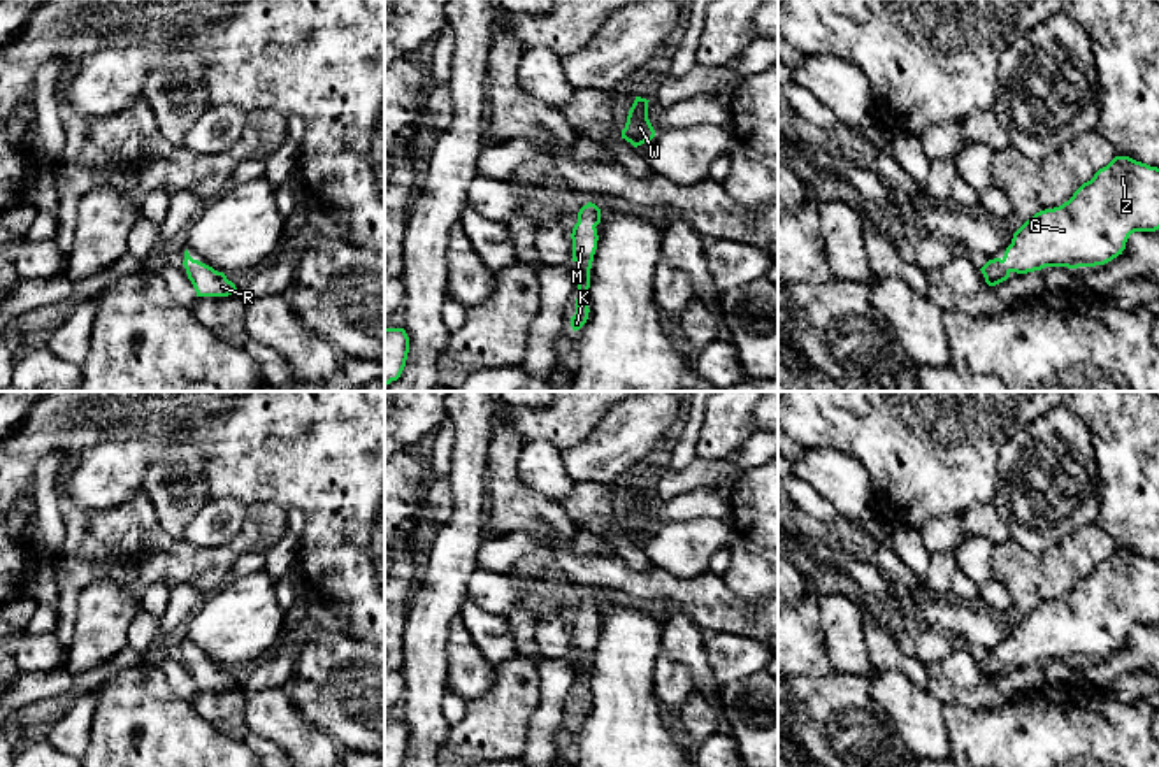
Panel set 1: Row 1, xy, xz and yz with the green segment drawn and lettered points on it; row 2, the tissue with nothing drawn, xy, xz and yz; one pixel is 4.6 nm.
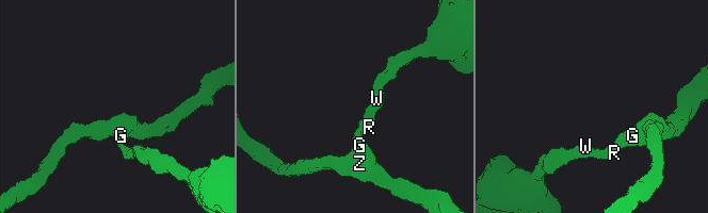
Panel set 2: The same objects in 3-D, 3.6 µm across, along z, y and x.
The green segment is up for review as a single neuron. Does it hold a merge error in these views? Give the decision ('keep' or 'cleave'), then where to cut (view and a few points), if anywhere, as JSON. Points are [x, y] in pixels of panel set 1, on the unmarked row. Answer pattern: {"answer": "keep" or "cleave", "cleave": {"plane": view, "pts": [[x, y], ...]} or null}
{"answer": "keep", "cleave": null}

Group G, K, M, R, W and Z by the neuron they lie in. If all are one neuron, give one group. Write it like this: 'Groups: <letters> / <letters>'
Groups: G K M R W Z

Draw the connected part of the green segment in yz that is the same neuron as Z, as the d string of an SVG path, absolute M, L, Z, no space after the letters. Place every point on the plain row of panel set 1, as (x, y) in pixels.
M1115 549L1059 600L1027 613L1003 651L980 663L989 679L1011 665L1045 660L1096 660L1122 648L1134 625L1159 623L1159 562L1129 549Z

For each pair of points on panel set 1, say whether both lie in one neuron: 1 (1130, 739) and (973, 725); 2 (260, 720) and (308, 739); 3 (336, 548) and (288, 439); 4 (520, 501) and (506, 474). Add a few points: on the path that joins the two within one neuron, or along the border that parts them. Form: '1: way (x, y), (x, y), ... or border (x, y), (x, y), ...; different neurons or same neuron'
1: way (1091, 739), (1012, 738); same neuron
2: way (273, 720), (281, 722), (295, 734); same neuron
3: way (336, 522), (331, 513), (329, 480), (315, 465); same neuron
4: way (513, 494), (506, 481); same neuron

